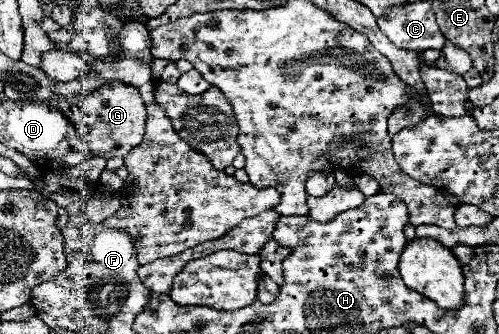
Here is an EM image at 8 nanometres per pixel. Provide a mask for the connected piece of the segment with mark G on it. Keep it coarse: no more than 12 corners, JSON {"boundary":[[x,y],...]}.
{"boundary":[[108,82],[80,104],[90,150],[124,158],[142,142],[138,90]]}

